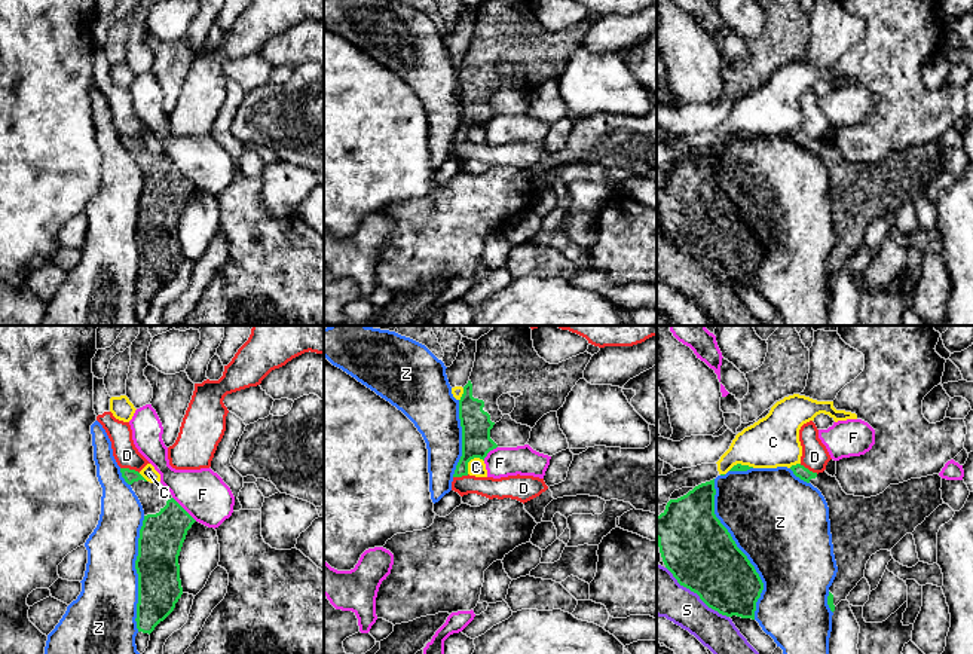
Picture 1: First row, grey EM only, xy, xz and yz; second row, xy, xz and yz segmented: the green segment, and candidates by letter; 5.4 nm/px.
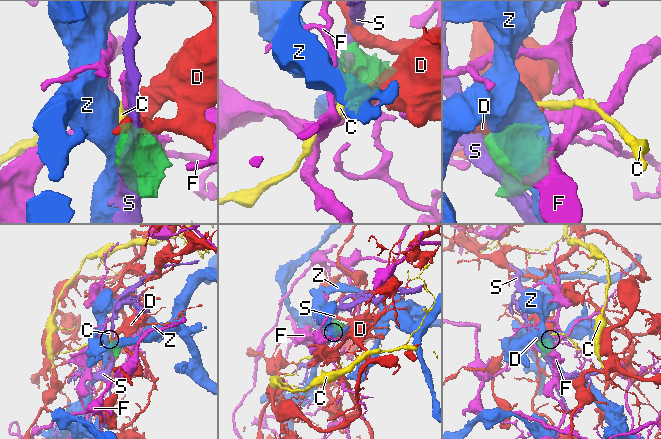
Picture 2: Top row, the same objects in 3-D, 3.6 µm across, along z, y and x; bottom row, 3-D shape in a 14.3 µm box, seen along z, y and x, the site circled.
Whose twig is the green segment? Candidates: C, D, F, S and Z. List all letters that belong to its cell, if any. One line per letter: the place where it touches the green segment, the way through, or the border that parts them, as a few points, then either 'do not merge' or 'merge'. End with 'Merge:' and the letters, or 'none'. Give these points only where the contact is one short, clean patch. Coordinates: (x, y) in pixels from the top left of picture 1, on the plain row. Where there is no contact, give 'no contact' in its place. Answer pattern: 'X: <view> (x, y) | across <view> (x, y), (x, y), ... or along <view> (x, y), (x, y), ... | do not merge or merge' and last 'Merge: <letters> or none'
C: xz (470, 127) | do not merge
D: xy (128, 136) | along xy (121, 134), (128, 134), (138, 140) | do not merge
F: xy (183, 176) | do not merge
S: yz (695, 259) | do not merge
Z: yz (739, 216) | do not merge
Merge: none

